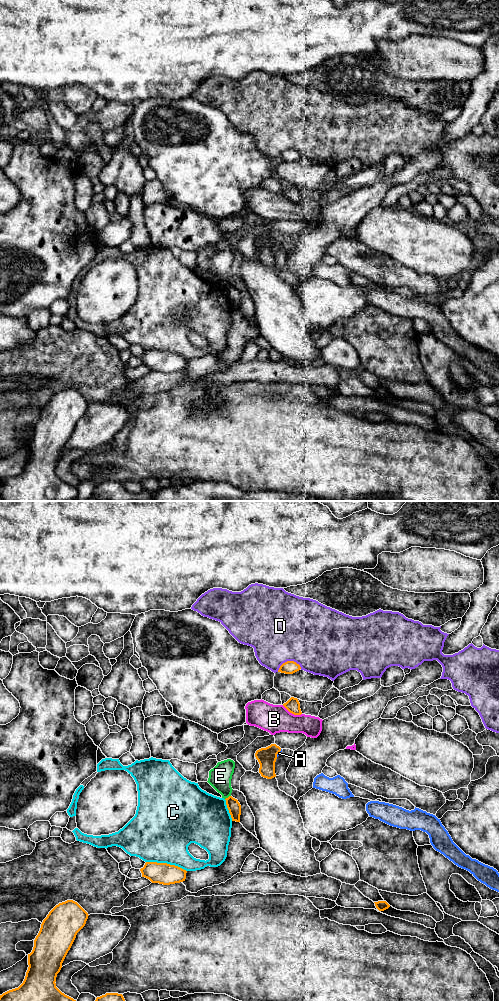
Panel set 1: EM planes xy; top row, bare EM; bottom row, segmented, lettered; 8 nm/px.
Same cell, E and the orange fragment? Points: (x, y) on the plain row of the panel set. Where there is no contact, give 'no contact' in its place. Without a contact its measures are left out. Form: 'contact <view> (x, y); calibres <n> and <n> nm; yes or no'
contact xy (228, 285); calibres 110 and 180 nm; no

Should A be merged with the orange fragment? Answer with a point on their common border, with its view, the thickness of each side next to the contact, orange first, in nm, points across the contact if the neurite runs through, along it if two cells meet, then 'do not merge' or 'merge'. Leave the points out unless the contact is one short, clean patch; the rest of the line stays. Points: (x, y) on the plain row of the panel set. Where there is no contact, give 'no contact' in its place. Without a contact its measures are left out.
xy (278, 240) | 150/20 nm | along xy (281, 237), (276, 244) | do not merge

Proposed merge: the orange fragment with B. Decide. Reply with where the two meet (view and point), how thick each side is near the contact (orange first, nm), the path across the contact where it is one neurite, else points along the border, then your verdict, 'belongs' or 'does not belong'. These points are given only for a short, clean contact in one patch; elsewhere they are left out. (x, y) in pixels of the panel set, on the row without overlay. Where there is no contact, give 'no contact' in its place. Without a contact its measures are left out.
meets orange in xy at (292, 201); 110 nm thick on the orange side, 220 nm on the other; border along xy (282, 193), (294, 202), (301, 202); does not belong

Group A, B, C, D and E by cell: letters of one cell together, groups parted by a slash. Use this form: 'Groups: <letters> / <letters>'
Groups: A / B / C / D / E

